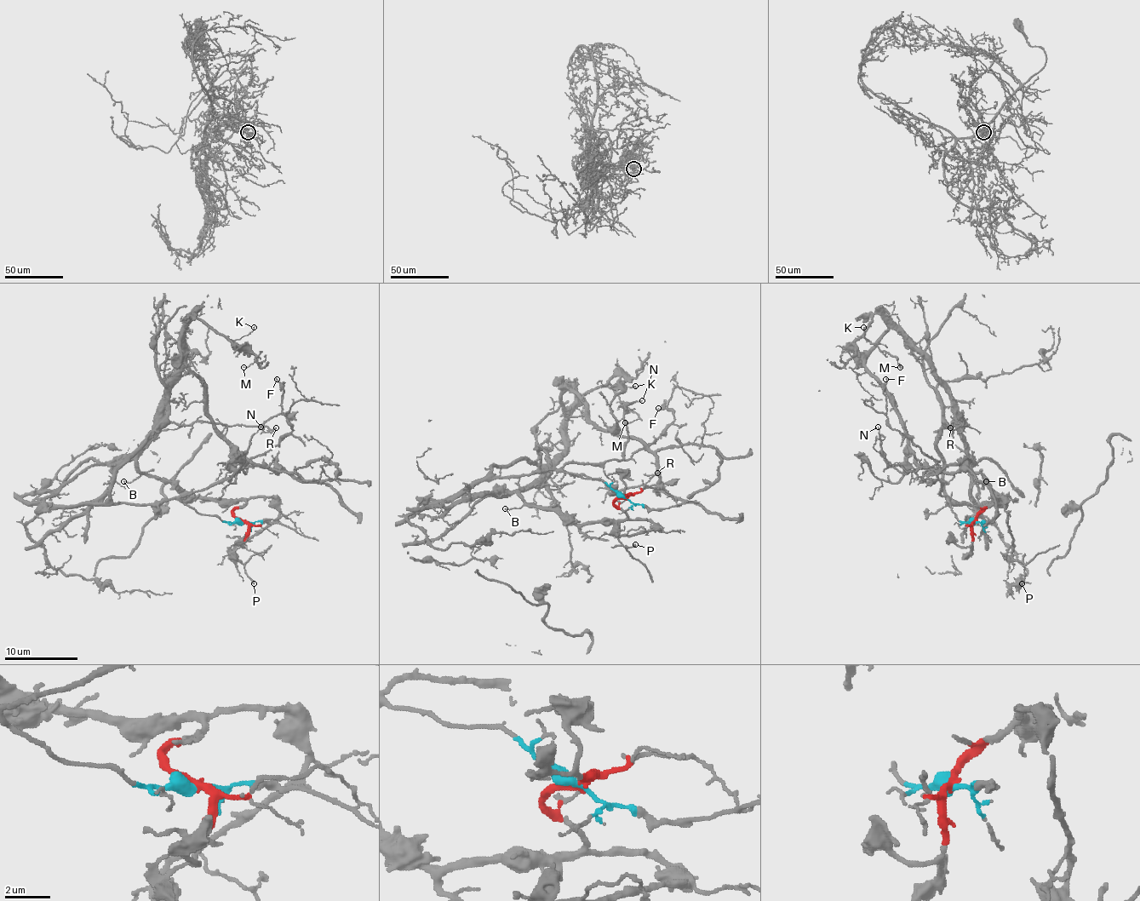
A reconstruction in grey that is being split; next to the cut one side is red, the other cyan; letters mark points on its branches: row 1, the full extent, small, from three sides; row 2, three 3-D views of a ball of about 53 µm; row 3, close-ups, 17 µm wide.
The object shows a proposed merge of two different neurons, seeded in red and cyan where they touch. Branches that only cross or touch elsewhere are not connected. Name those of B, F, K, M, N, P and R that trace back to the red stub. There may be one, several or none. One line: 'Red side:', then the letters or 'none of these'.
Red side: B, K, M, P

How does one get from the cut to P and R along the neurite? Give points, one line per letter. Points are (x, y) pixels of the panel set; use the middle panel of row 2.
P: (622, 497), (614, 503), (632, 519), (649, 521), (660, 529), (611, 534), (627, 548), (636, 543)
R: (622, 497), (603, 481), (558, 470), (498, 478), (492, 468), (530, 459), (615, 490), (644, 484), (657, 472)

